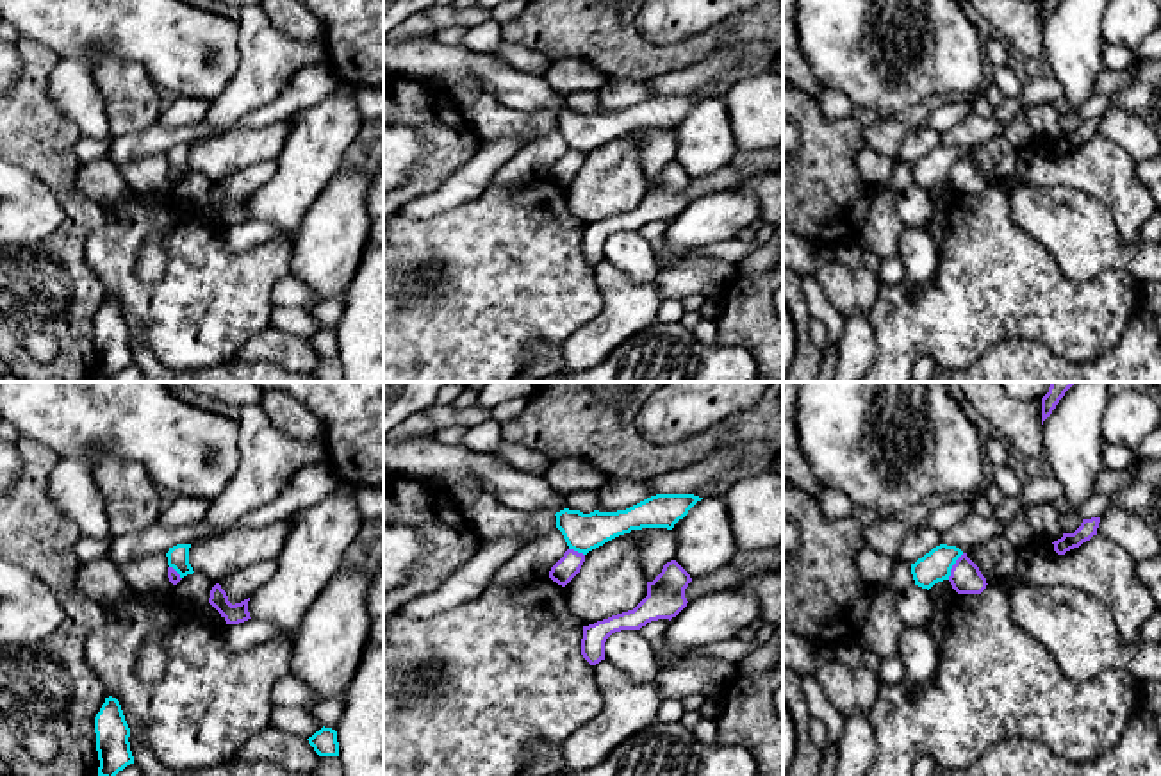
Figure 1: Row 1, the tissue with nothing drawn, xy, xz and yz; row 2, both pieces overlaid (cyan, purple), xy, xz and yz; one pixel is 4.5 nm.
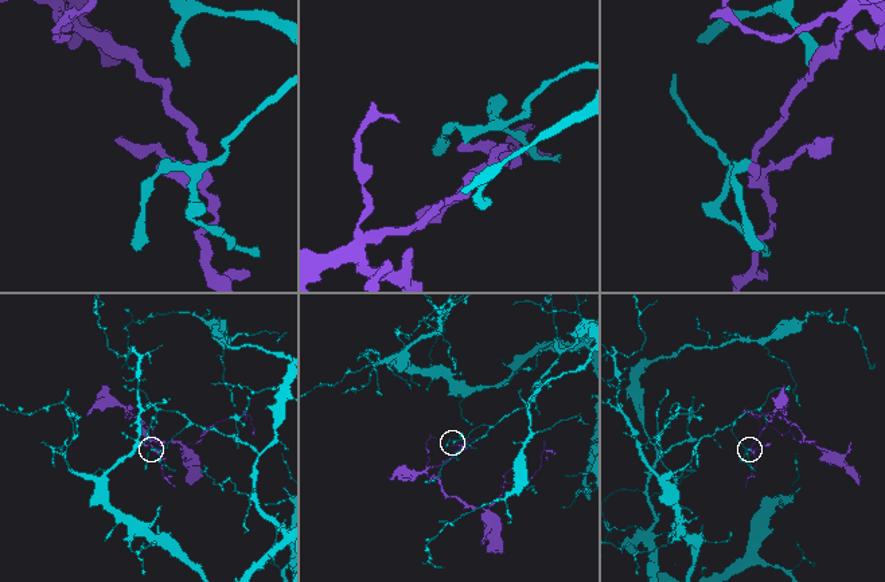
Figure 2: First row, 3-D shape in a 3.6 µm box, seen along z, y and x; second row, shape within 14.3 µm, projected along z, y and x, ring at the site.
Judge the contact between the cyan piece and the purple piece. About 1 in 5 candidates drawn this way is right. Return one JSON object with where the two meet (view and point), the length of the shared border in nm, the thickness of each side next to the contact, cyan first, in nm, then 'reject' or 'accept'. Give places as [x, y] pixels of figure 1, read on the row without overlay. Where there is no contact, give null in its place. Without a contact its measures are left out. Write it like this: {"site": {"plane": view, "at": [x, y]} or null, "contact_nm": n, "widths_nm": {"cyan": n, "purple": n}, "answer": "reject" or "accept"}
{"site": {"plane": "yz", "at": [953, 165]}, "contact_nm": 140, "widths_nm": {"cyan": 140, "purple": 140}, "answer": "reject"}

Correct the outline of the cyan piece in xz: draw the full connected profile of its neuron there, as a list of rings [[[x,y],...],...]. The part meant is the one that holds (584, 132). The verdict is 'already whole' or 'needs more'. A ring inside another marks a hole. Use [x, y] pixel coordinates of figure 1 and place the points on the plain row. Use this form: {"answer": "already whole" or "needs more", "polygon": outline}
{"answer": "already whole", "polygon": [[[656,95],[626,111],[583,114],[564,109],[556,112],[556,128],[569,150],[587,155],[605,143],[642,128],[667,128],[683,120],[703,98],[694,95]]]}

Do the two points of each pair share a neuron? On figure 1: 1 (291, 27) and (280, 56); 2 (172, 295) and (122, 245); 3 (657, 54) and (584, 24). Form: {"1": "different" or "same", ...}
{"1": "different", "2": "same", "3": "same"}

